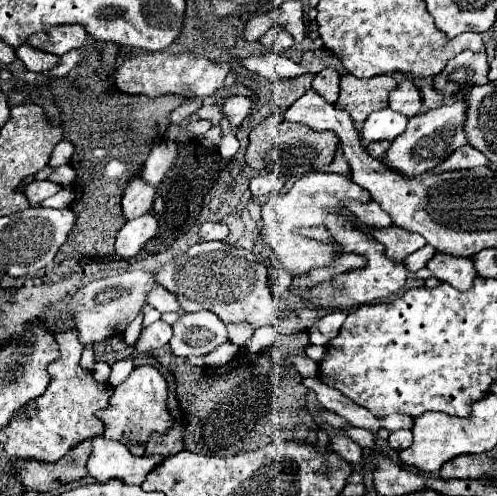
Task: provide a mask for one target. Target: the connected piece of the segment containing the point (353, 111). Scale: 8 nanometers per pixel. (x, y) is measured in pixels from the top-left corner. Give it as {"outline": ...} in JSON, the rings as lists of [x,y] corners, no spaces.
{"outline":[[[355,75],[341,77],[341,93],[335,103],[345,109],[353,123],[363,123],[369,113],[387,107],[387,95],[397,87],[393,75],[377,75],[371,79],[357,79]]]}

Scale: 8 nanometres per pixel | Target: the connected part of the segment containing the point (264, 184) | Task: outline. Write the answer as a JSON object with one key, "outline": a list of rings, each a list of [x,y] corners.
{"outline":[[[263,171],[263,173],[259,173],[257,177],[251,179],[249,191],[251,191],[253,197],[263,197],[263,195],[269,195],[273,191],[281,191],[283,185],[285,185],[285,181],[277,173]]]}

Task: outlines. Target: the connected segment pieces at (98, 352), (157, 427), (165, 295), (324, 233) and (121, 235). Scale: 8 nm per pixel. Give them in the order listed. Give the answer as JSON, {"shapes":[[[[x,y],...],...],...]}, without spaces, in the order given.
{"shapes":[[[[109,337],[101,343],[93,345],[95,351],[95,361],[103,361],[107,365],[113,365],[133,353],[133,347],[127,347],[123,337]]],[[[151,365],[135,367],[129,377],[113,387],[111,401],[105,411],[97,411],[97,419],[105,425],[105,439],[127,441],[129,445],[145,445],[153,433],[165,435],[173,427],[173,419],[167,411],[167,381]]],[[[161,285],[155,287],[155,289],[147,295],[147,303],[149,303],[151,307],[155,307],[159,313],[179,311],[179,309],[181,309],[177,297],[175,297],[171,291],[167,291],[165,287],[161,287]]],[[[317,225],[317,227],[301,227],[299,233],[303,237],[309,237],[309,239],[317,239],[321,243],[333,243],[333,237],[329,233],[329,229],[325,229],[325,225]]],[[[145,213],[145,217],[137,217],[135,221],[125,223],[119,233],[117,233],[117,241],[115,241],[115,253],[119,257],[135,257],[141,247],[155,237],[157,233],[157,219],[151,213]]]]}

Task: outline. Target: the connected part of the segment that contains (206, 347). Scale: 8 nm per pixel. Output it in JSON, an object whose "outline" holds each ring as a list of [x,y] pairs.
{"outline":[[[199,311],[179,317],[173,325],[173,339],[169,345],[171,353],[177,357],[203,357],[227,341],[225,323],[211,311]]]}

